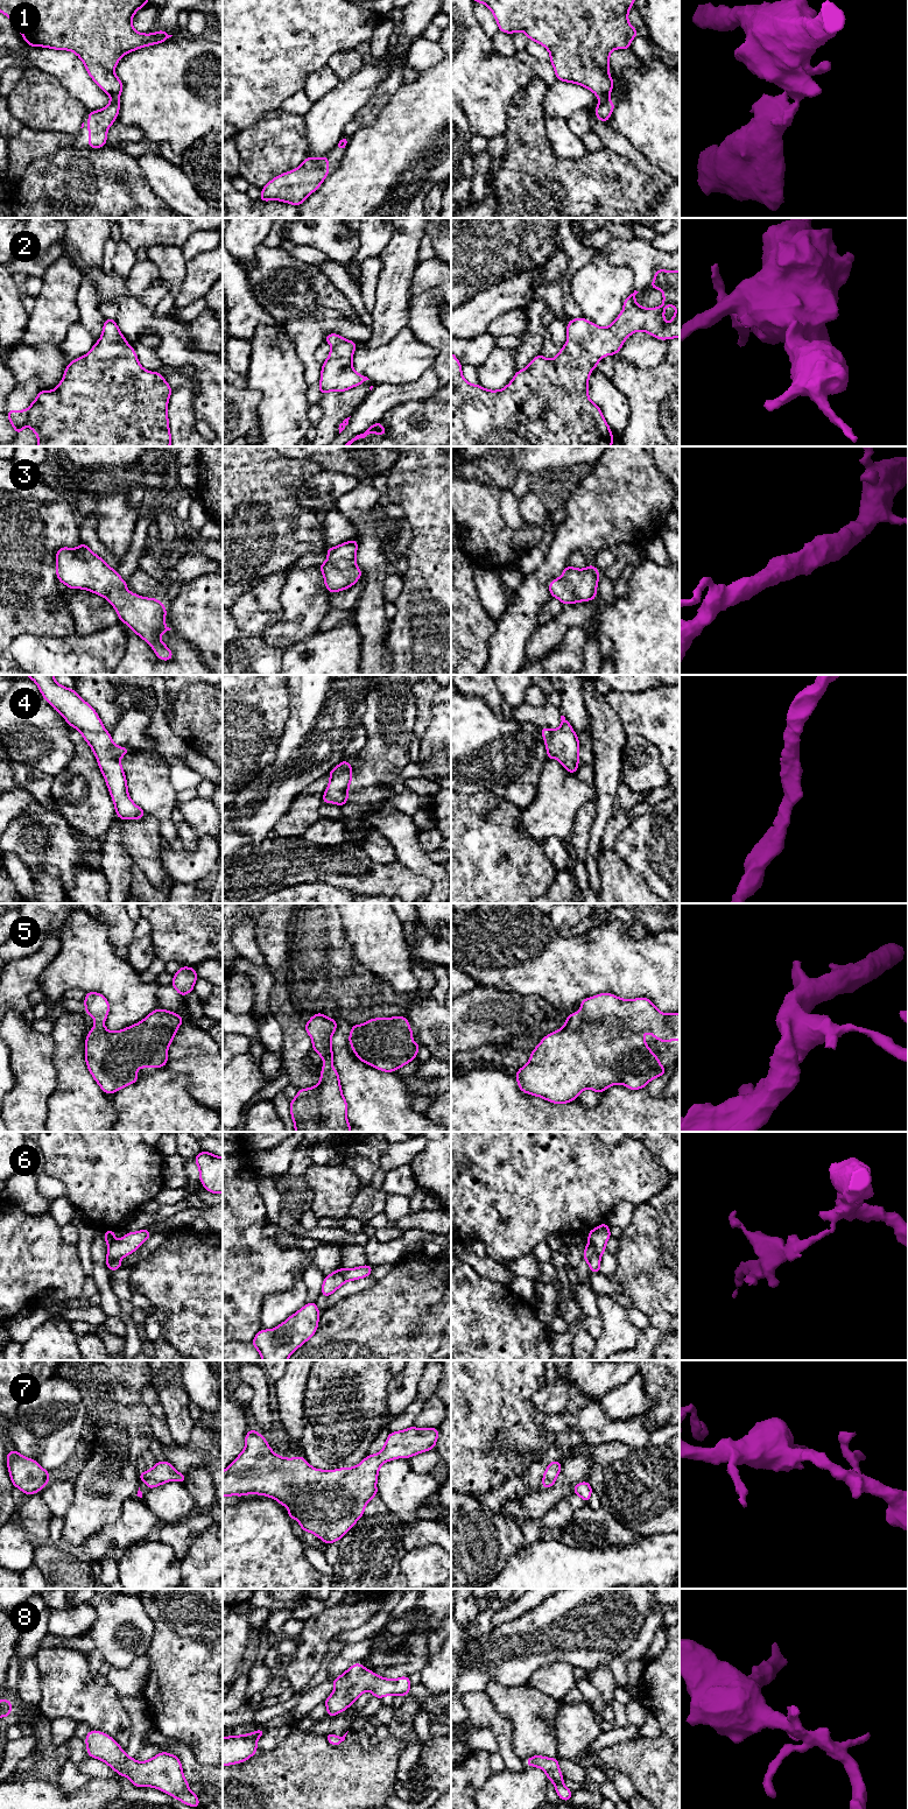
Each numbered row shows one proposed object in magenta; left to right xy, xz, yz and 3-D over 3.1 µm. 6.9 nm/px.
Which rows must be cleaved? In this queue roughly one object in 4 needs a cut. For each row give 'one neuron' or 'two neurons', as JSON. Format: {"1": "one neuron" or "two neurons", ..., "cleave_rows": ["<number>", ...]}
{"1": "two neurons", "2": "one neuron", "3": "one neuron", "4": "one neuron", "5": "one neuron", "6": "two neurons", "7": "one neuron", "8": "one neuron", "cleave_rows": ["1", "6"]}

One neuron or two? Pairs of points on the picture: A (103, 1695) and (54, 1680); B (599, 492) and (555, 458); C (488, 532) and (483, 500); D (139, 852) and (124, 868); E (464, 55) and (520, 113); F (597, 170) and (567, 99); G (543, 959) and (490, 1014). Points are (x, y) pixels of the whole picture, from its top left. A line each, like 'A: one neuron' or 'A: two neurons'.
A: one neuron
B: two neurons
C: one neuron
D: two neurons
E: two neurons
F: two neurons
G: two neurons

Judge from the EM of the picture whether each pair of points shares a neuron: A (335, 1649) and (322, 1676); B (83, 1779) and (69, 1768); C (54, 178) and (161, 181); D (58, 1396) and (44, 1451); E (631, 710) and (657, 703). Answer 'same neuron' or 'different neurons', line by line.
A: same neuron
B: same neuron
C: different neurons
D: same neuron
E: same neuron

